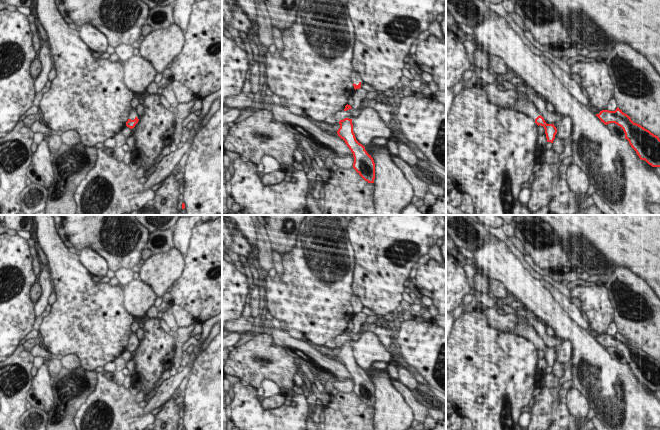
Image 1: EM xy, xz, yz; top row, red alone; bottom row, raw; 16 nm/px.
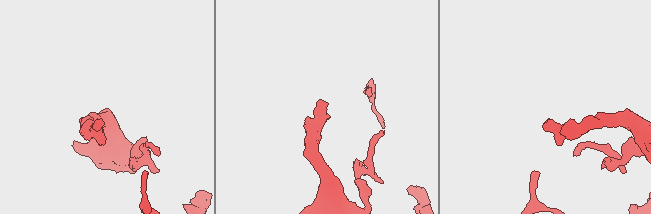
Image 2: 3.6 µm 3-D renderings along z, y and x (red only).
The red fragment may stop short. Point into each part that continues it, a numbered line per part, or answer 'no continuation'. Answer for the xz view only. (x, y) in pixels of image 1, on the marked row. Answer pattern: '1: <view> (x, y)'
1: xz (354, 77)

